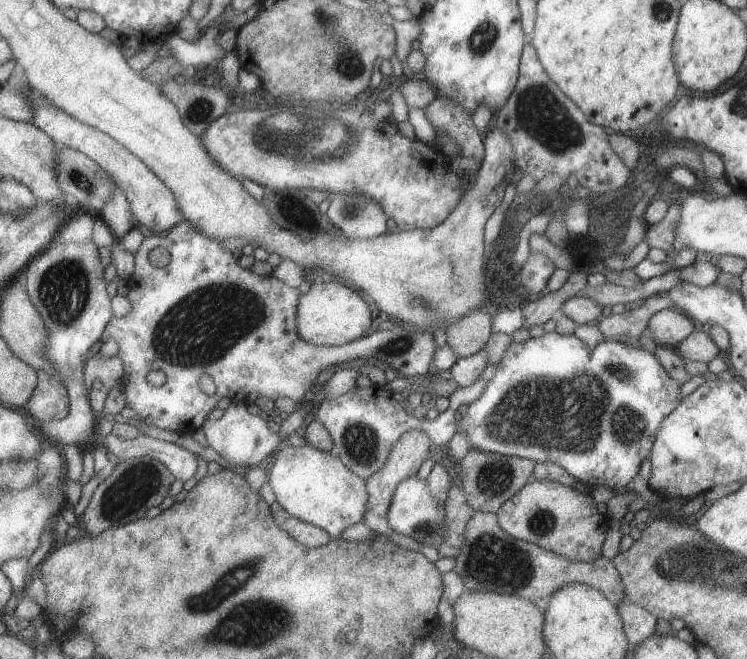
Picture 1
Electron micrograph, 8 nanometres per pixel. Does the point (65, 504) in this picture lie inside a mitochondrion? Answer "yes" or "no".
no

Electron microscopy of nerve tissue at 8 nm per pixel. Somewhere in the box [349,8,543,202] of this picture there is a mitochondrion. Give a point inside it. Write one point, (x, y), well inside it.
(483, 35)

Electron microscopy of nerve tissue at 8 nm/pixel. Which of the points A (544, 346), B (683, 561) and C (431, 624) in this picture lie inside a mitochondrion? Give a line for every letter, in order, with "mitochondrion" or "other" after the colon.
A: other
B: mitochondrion
C: other

